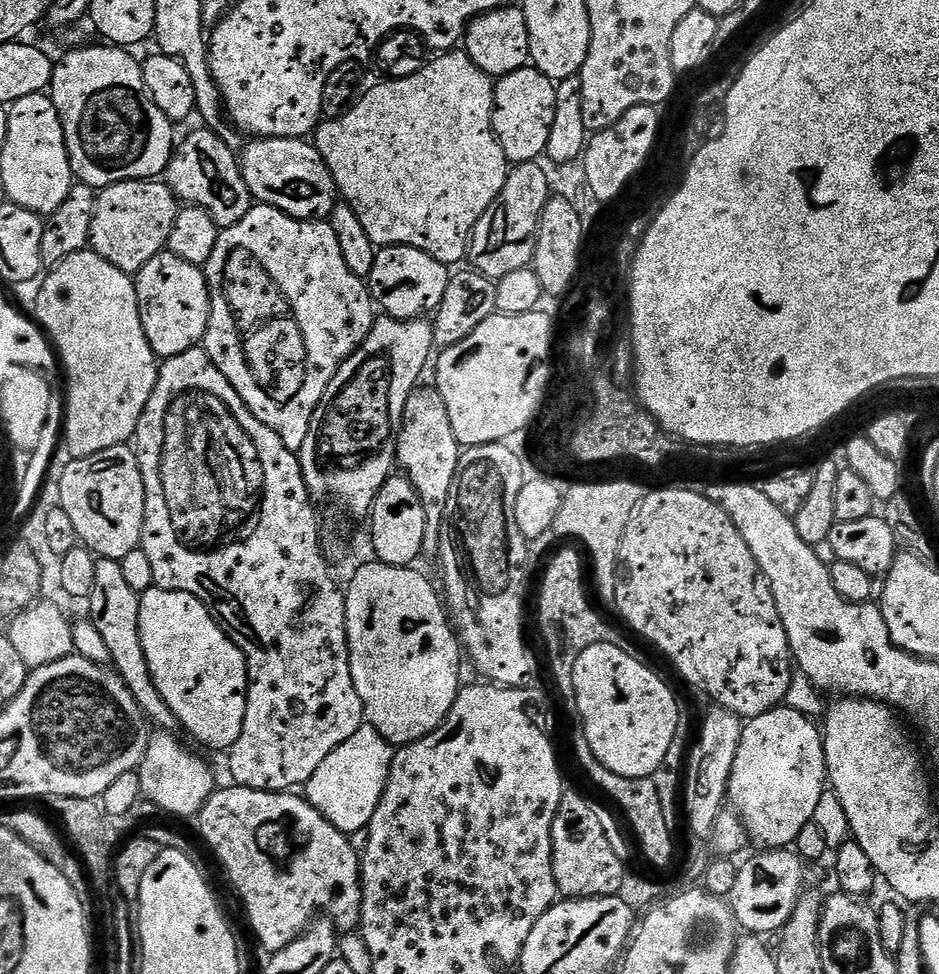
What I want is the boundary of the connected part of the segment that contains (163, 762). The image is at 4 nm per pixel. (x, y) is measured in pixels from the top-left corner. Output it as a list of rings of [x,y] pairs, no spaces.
[[[153,731],[149,735],[147,753],[137,771],[141,795],[160,809],[180,818],[197,817],[202,806],[216,789],[214,774],[194,753],[186,750],[171,732]]]

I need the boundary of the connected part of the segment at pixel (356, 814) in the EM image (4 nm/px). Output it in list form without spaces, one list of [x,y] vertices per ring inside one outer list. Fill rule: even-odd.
[[[365,724],[351,738],[346,738],[318,770],[303,785],[303,795],[340,832],[363,833],[378,810],[378,802],[388,785],[388,775],[394,755],[393,745],[389,744],[371,724]]]

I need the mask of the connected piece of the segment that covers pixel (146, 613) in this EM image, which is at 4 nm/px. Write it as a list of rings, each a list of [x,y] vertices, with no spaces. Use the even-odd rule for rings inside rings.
[[[153,586],[140,598],[140,637],[150,662],[150,674],[158,694],[174,712],[183,731],[188,731],[200,744],[208,748],[230,750],[242,734],[242,722],[248,705],[248,659],[222,629],[212,611],[194,594],[162,590]]]

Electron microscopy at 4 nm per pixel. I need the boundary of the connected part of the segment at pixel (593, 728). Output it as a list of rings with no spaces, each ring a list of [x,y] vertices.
[[[600,644],[590,646],[583,650],[578,657],[578,662],[574,663],[574,692],[577,694],[577,712],[576,716],[580,720],[580,724],[584,727],[582,739],[590,742],[590,750],[594,754],[594,758],[598,758],[598,762],[602,762],[602,766],[606,766],[606,770],[610,770],[614,774],[622,774],[622,778],[649,778],[655,777],[658,766],[662,766],[662,758],[666,758],[666,754],[670,754],[670,742],[674,742],[674,734],[681,731],[680,724],[680,704],[676,701],[676,696],[672,693],[672,688],[659,676],[656,672],[651,672],[641,657],[630,657],[626,651],[620,650],[616,645]]]

